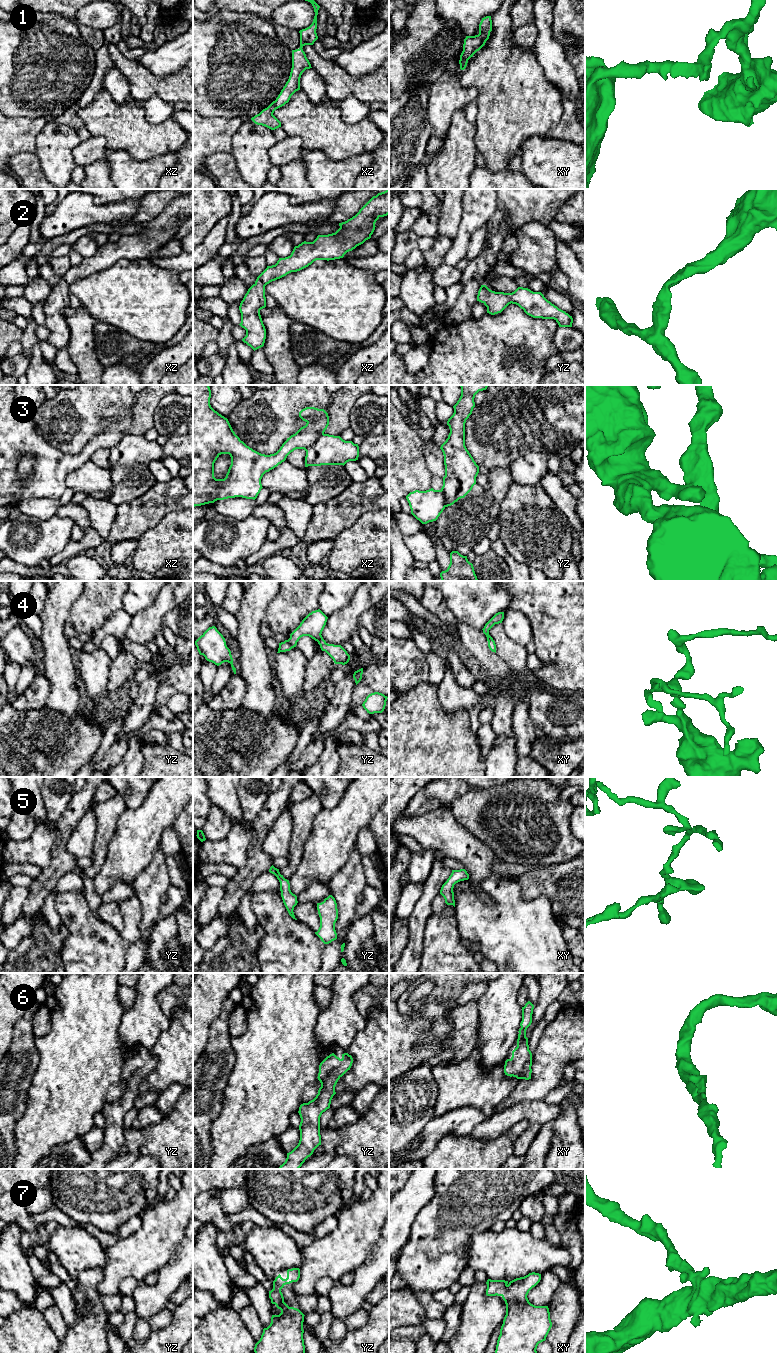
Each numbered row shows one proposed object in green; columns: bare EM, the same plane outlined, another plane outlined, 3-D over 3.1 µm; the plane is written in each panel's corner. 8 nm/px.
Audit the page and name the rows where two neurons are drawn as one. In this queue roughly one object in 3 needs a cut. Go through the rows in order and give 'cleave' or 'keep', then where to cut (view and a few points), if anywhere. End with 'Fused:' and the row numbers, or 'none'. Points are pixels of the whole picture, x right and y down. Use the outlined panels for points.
1: keep | no cut
2: keep | no cut
3: cleave | xz (323, 433), (305, 450)
4: keep | no cut
5: keep | no cut
6: keep | no cut
7: keep | no cut
Fused: 3

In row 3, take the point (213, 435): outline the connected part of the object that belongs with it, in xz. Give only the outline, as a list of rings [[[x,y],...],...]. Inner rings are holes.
[[[193,385],[193,507],[235,497],[255,500],[263,475],[294,450],[313,445],[329,425],[324,409],[306,407],[299,412],[306,425],[276,453],[265,455],[240,440],[228,419],[211,407],[210,398],[209,385]],[[221,454],[230,455],[231,465],[224,479],[216,479],[214,463]]]

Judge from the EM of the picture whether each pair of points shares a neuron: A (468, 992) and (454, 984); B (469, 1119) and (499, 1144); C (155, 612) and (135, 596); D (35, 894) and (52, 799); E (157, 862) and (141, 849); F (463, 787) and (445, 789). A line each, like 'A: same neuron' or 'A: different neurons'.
A: different neurons
B: different neurons
C: different neurons
D: different neurons
E: different neurons
F: same neuron

